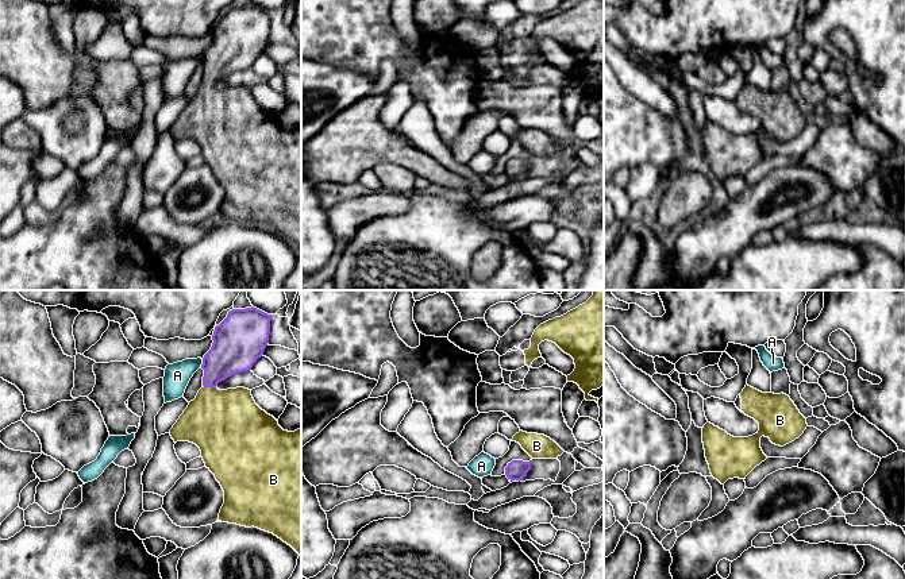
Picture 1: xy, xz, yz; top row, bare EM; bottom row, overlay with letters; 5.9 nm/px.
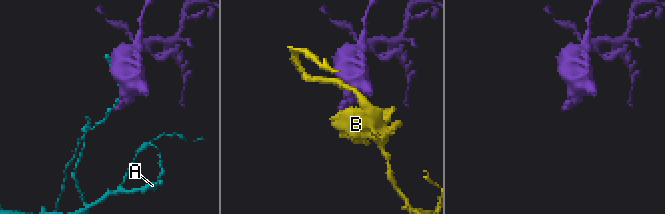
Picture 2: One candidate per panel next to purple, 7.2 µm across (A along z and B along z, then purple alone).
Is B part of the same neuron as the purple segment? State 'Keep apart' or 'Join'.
Join

